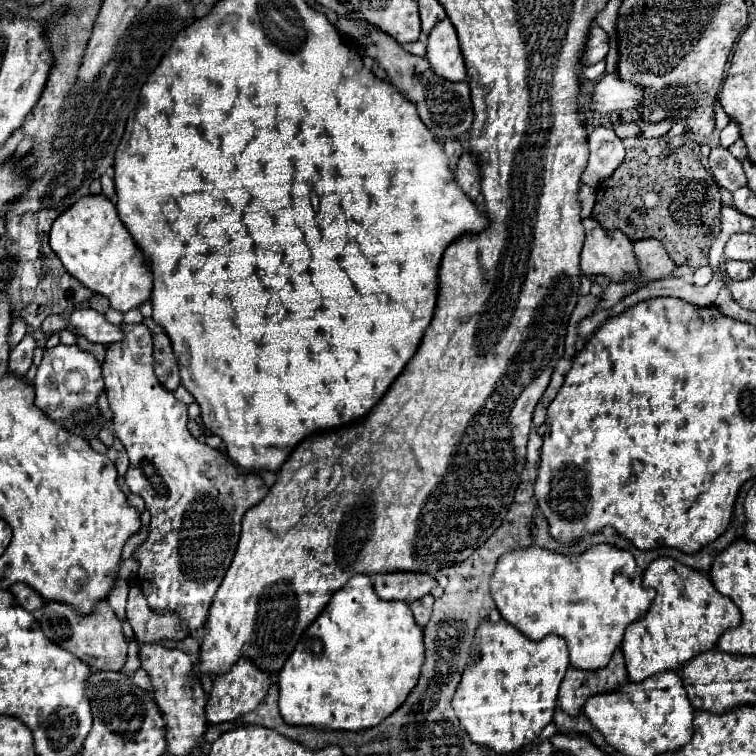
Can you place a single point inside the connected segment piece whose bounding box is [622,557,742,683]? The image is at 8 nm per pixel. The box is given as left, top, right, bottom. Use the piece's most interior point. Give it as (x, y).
(688, 616)

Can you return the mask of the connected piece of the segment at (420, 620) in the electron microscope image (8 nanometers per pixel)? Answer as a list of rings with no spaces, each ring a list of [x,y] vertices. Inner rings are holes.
[[[426,595],[424,599],[420,599],[420,601],[416,601],[416,603],[410,605],[410,609],[414,613],[414,619],[416,619],[416,623],[420,627],[424,627],[428,623],[430,613],[432,613],[432,603],[434,603],[434,597],[432,595]]]

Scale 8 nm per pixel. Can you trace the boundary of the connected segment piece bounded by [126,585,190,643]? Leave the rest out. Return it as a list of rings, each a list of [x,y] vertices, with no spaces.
[[[138,585],[130,587],[128,603],[126,603],[126,617],[134,629],[138,643],[160,643],[160,641],[184,641],[190,631],[188,623],[178,617],[176,613],[156,613],[142,589]]]

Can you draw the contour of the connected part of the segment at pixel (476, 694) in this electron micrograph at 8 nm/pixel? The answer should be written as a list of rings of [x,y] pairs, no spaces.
[[[504,619],[484,621],[474,643],[480,659],[468,663],[452,707],[476,745],[488,747],[496,755],[514,753],[530,745],[552,721],[558,687],[570,667],[566,643],[558,635],[546,635],[542,641],[526,639]]]

